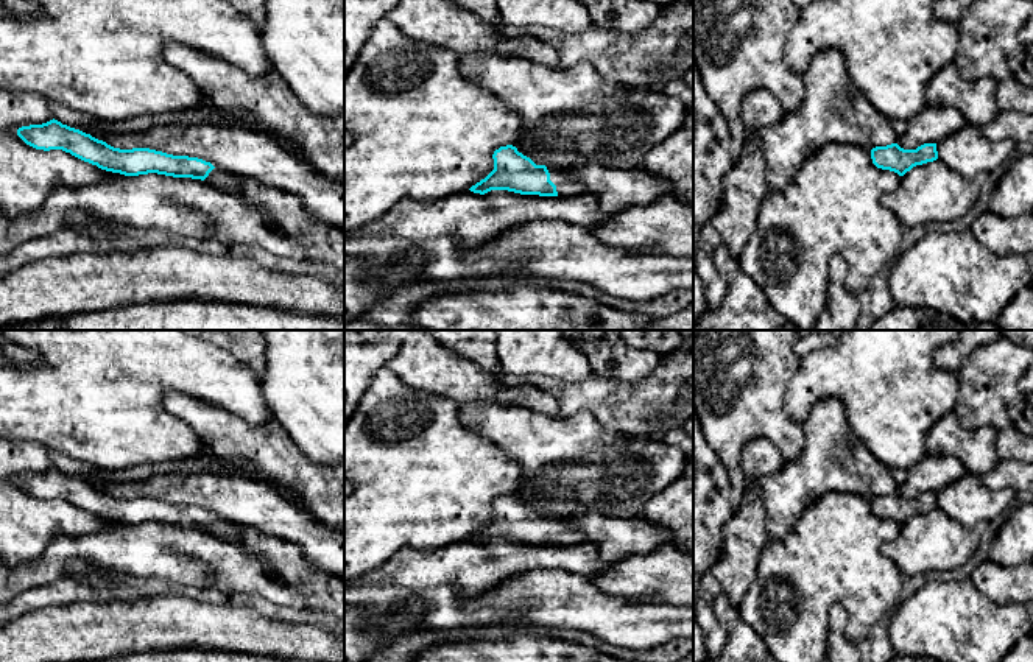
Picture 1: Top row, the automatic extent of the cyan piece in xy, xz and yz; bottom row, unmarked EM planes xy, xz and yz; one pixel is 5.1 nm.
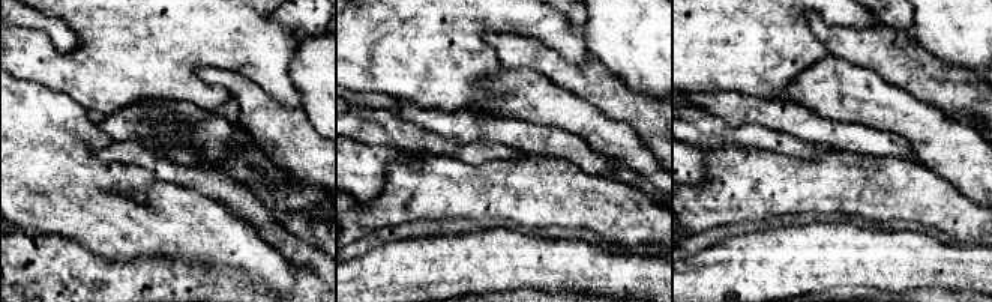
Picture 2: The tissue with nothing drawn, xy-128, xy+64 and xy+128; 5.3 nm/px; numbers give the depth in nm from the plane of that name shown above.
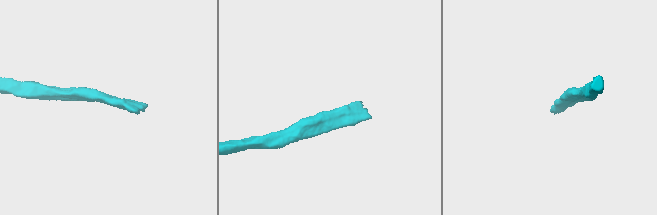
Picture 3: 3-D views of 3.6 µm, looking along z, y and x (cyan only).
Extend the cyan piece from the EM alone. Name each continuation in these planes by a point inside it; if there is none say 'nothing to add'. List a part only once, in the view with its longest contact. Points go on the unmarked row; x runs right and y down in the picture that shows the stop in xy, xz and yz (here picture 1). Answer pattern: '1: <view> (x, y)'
1: xz (560, 525)

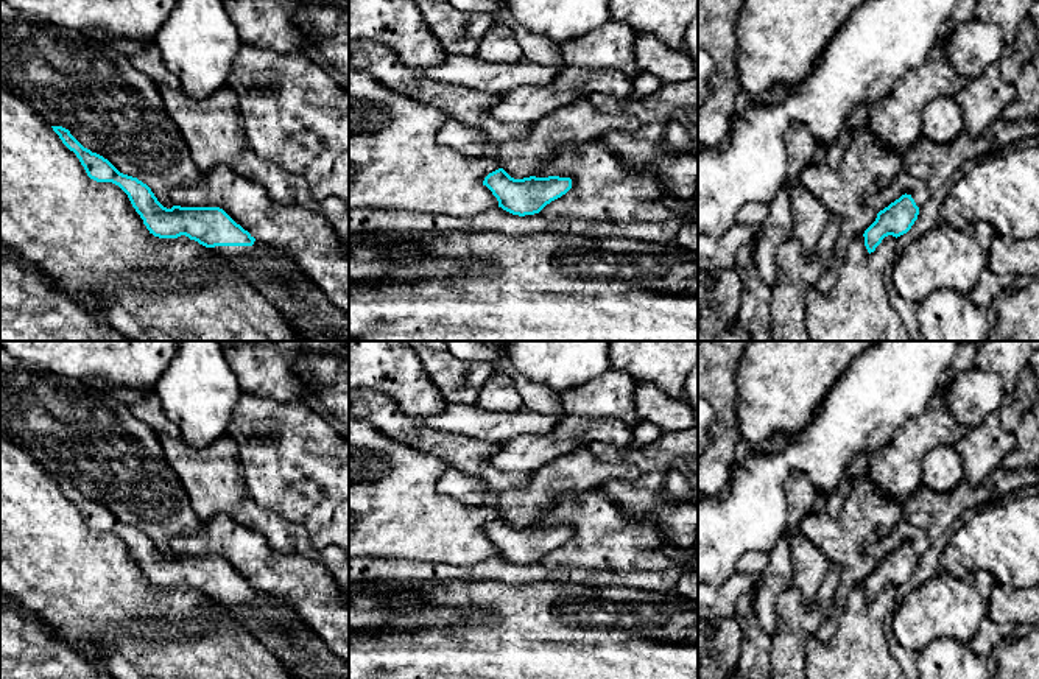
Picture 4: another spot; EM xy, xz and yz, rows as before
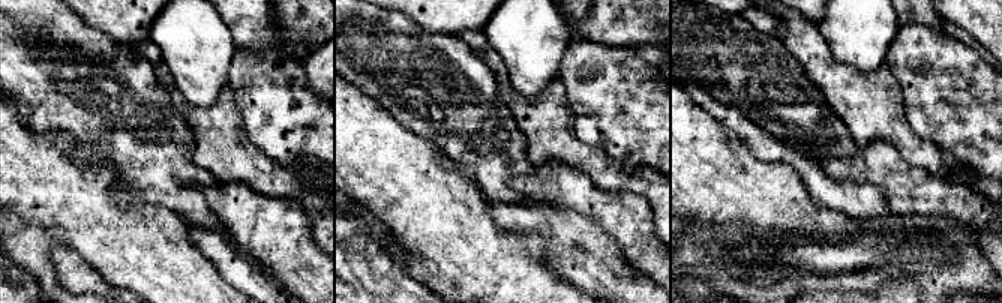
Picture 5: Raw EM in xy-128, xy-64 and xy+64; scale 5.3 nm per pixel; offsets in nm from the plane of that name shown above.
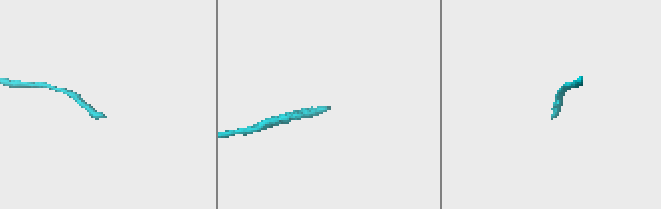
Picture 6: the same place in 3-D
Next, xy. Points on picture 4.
1: xy (281, 633)

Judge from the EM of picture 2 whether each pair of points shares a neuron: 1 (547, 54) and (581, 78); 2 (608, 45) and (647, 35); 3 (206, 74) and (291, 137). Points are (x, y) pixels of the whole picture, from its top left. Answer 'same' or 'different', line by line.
1: same
2: same
3: same

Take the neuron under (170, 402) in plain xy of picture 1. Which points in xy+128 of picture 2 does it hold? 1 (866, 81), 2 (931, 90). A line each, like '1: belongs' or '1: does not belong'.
1: does not belong
2: belongs

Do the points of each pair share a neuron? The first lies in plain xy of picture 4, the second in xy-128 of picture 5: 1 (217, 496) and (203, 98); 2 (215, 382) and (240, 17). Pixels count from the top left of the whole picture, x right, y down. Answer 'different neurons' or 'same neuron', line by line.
1: different neurons
2: different neurons

